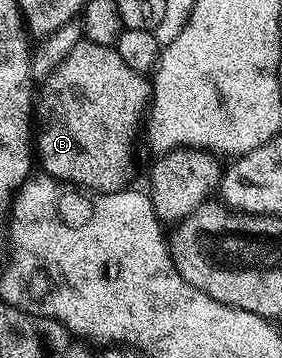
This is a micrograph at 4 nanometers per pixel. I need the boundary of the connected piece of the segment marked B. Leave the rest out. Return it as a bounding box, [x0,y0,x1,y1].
[36,38,151,194]

